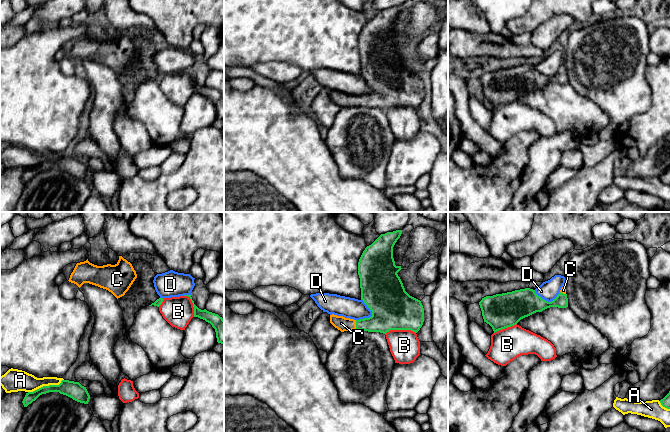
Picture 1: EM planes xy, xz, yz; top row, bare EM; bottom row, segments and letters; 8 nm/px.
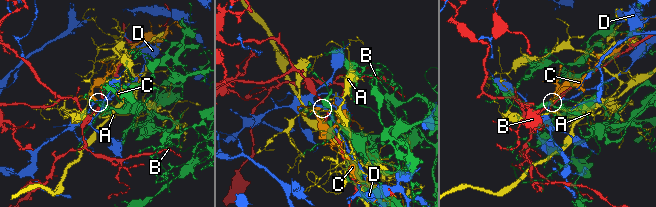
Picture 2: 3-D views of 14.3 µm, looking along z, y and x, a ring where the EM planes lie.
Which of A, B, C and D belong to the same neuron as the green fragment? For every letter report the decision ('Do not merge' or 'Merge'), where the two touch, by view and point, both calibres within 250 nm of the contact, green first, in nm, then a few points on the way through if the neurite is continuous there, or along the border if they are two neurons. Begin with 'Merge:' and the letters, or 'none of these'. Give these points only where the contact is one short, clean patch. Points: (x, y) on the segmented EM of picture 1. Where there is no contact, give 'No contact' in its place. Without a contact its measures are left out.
Merge: C
A: Do not merge. Touches green at xy (45, 386). Thickness 140 nm (green) against 180 nm
B: Do not merge. Touches green at xz (400, 329). Thickness 340 nm (green) against 240 nm
C: Merge. Touches green at xz (356, 325). Thickness 220 nm (green) against 110 nm. Path across: xz (385, 316), (373, 324), (356, 325), (341, 323)
D: Do not merge. Touches green at xz (372, 314). Thickness 340 nm (green) against 170 nm

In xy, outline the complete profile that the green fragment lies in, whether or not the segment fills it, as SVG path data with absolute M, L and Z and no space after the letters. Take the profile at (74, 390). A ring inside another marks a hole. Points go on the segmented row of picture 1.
M62 380L59 385L43 386L33 392L26 393L22 403L24 407L27 407L40 395L49 392L59 392L60 394L66 395L73 400L84 404L88 404L90 399L90 395L86 387L82 386L79 382Z

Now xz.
M402 230L381 234L363 251L358 262L361 299L372 311L372 316L360 320L330 315L330 323L340 330L363 330L386 334L390 330L411 330L417 333L424 322L424 308L420 300L410 296L398 276L401 266L396 266L393 258L393 247L400 238Z

